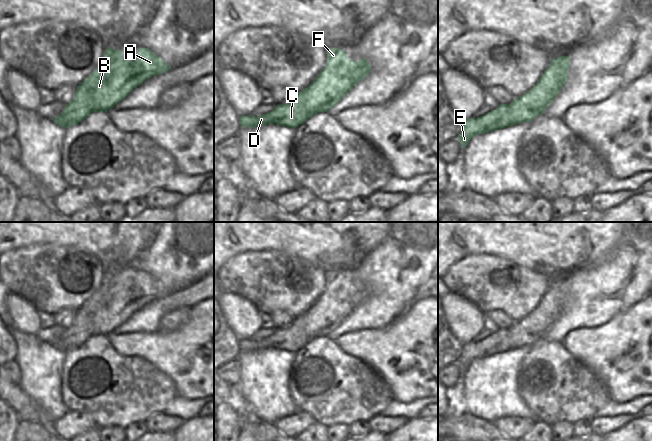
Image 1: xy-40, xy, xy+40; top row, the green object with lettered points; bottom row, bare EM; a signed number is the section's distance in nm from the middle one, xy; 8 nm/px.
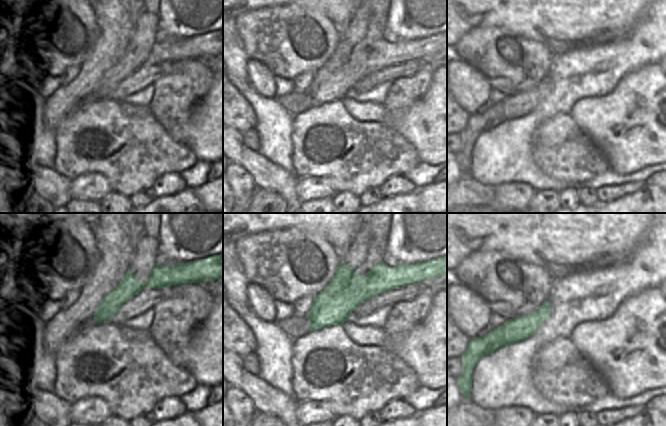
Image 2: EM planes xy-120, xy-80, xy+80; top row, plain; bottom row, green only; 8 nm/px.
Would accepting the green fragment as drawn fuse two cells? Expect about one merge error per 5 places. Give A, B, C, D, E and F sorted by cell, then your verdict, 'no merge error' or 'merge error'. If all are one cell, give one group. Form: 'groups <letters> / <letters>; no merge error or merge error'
groups A B C F / D E; merge error

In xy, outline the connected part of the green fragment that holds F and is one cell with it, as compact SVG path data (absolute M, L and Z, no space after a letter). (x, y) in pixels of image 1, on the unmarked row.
M327 272L327 286L317 301L290 326L273 332L272 336L283 337L273 348L296 352L312 340L327 336L370 295L363 281L356 286L345 280L344 273Z

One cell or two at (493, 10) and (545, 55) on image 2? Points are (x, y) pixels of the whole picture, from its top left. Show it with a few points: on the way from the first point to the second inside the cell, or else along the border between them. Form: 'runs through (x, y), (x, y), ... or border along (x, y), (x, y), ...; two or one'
border along (501, 27), (545, 45); two

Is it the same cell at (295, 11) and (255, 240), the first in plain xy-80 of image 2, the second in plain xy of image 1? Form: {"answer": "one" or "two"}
{"answer": "two"}

